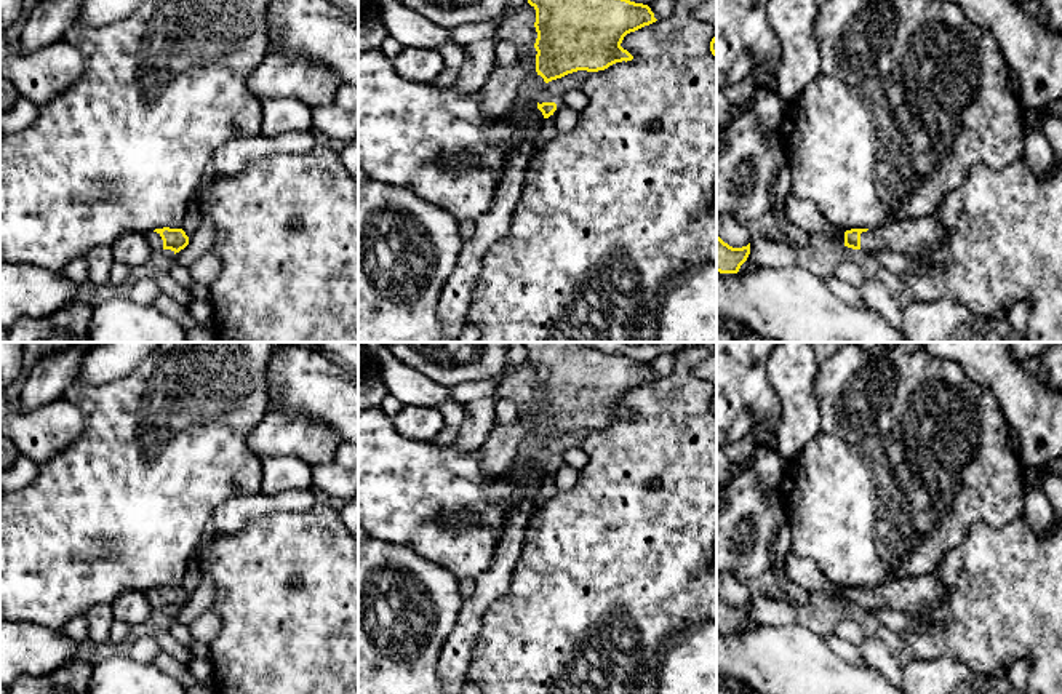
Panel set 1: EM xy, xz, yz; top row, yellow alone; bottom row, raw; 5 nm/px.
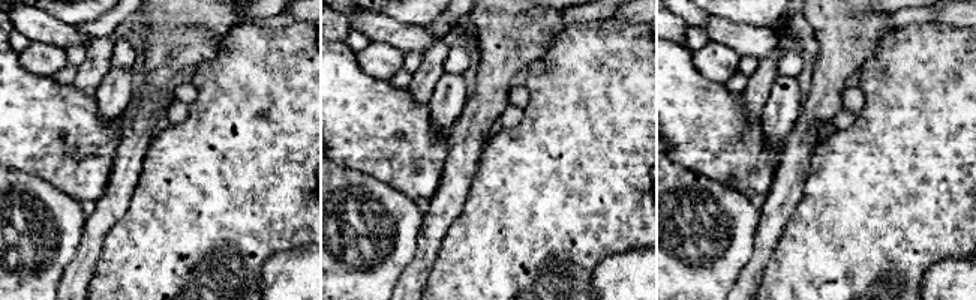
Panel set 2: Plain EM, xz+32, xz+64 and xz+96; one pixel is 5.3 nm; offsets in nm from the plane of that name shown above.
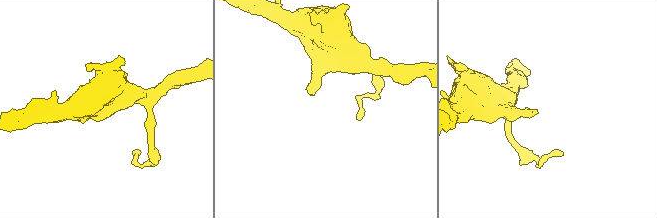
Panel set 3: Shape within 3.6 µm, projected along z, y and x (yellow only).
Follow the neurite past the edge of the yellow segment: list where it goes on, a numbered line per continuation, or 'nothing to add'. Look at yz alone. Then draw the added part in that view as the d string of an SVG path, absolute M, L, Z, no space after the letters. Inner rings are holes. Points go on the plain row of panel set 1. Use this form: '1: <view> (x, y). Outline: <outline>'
1: yz (918, 597). Outline: M936 576L886 580L860 592L860 609L891 608L912 617L926 619L947 601L947 588Z

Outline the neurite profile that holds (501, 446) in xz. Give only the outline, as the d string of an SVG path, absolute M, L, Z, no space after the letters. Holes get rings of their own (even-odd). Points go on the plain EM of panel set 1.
M520 419L512 425L493 425L481 448L481 470L486 478L499 478L510 467L525 437L526 429Z

